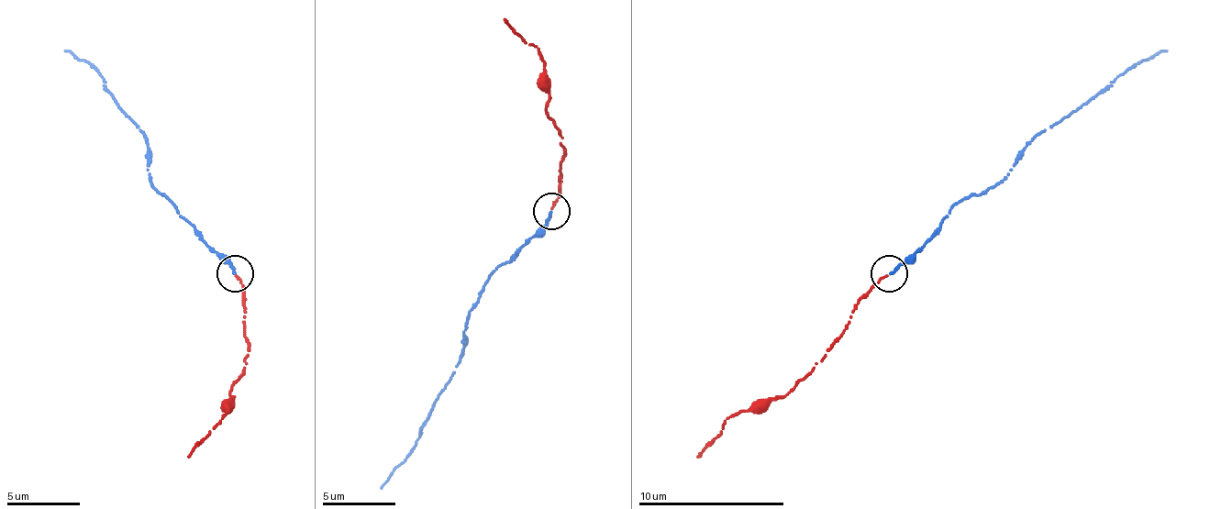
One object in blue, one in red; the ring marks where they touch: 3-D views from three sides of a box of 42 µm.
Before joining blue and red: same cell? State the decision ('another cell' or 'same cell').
same cell

